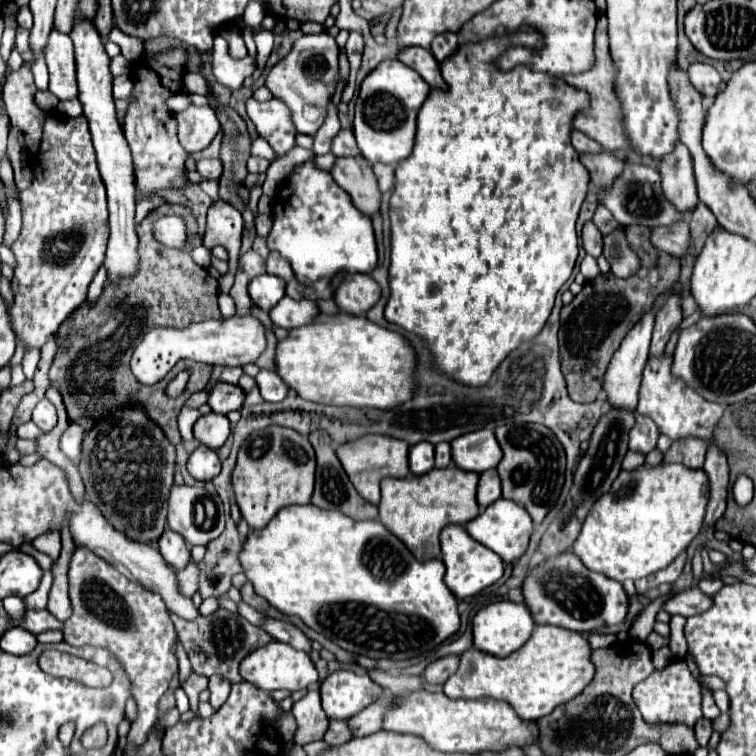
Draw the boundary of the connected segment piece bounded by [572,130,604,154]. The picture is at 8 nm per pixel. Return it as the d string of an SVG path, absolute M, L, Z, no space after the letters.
M578 130L572 132L572 146L576 148L578 154L586 154L586 152L602 152L602 150L604 150L598 142L594 142L592 138L588 138L586 134L582 134L582 132L578 132Z

